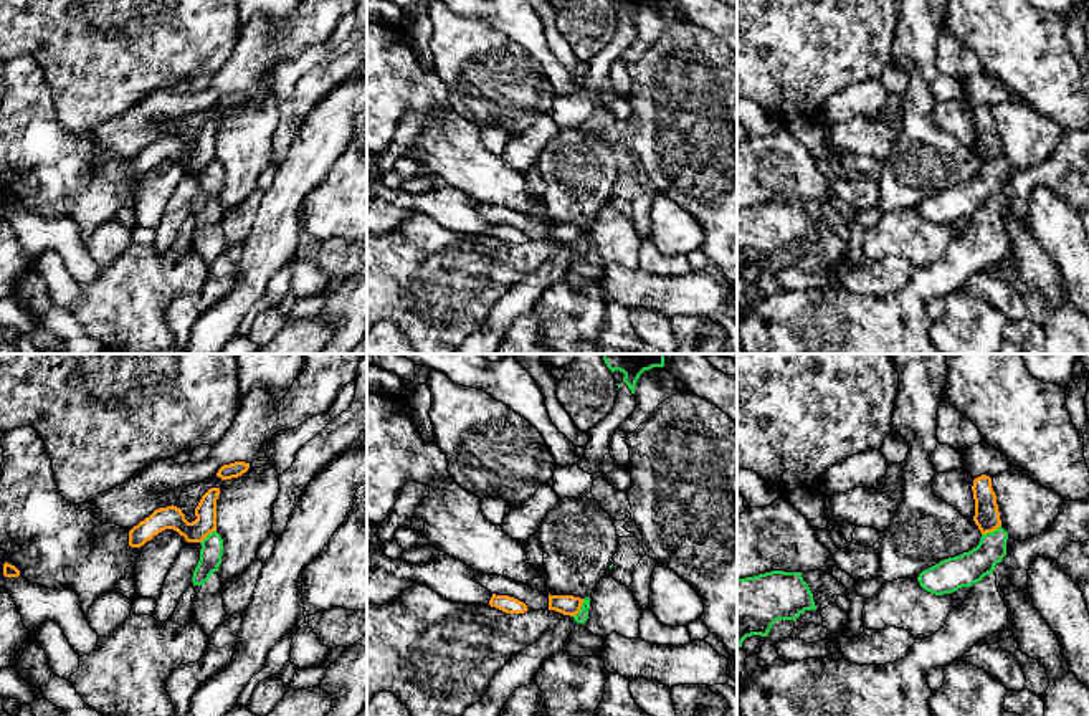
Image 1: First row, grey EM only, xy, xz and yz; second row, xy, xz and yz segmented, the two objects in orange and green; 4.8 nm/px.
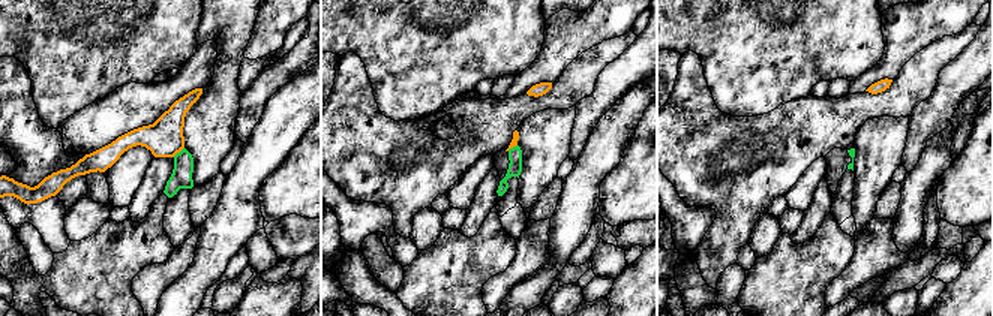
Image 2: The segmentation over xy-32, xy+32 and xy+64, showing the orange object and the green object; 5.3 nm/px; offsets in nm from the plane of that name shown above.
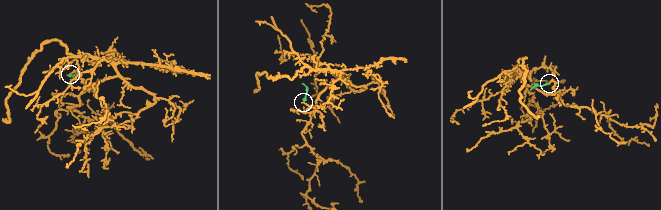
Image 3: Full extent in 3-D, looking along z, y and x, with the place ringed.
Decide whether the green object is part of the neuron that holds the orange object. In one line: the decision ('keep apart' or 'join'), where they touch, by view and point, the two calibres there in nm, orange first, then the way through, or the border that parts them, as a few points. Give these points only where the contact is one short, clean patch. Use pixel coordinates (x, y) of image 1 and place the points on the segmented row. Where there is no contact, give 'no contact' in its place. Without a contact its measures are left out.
keep apart | xz (579, 609) | 100/60 nm | along xz (584, 599), (579, 610), (572, 615)

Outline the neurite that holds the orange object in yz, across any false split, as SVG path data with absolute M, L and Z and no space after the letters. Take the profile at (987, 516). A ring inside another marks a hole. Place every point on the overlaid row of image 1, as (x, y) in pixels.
M982 475L973 480L975 516L973 521L982 534L993 532L1001 526L996 494L992 488L992 478Z

